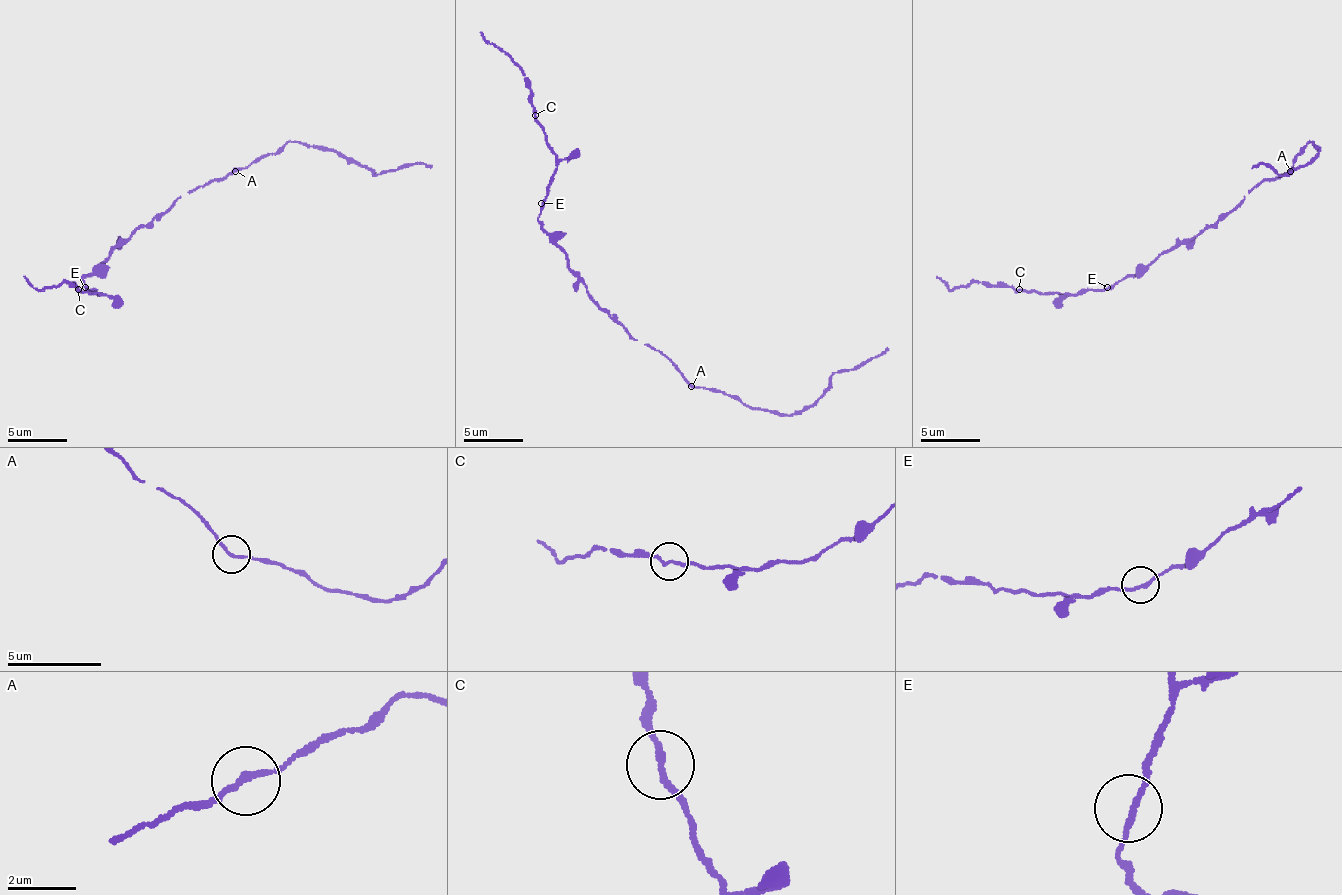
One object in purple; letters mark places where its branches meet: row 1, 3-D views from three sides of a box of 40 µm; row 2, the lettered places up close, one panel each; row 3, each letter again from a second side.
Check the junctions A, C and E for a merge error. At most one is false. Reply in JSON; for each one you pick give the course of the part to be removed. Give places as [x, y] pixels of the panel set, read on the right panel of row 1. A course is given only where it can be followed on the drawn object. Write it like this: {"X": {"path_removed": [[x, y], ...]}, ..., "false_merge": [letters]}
{"false_merge": []}

